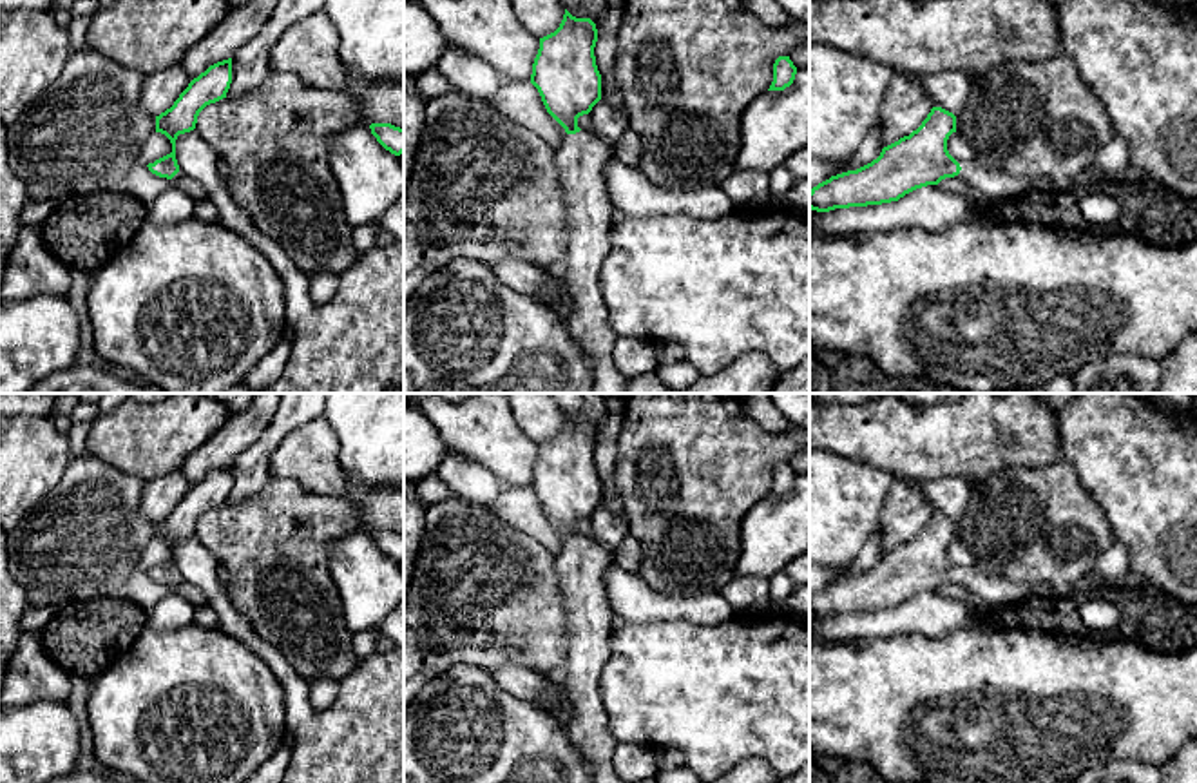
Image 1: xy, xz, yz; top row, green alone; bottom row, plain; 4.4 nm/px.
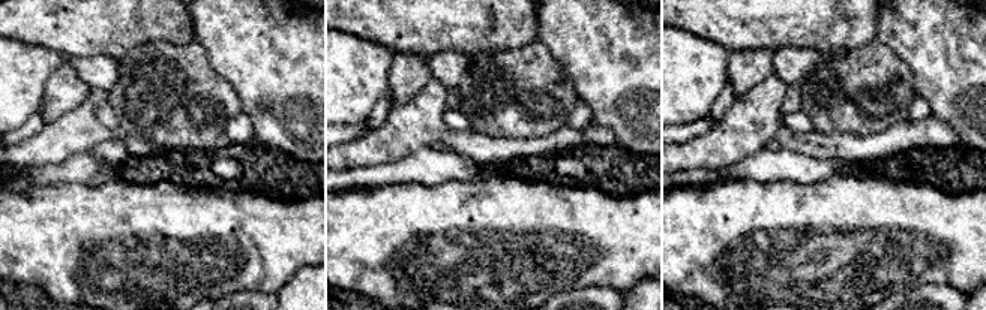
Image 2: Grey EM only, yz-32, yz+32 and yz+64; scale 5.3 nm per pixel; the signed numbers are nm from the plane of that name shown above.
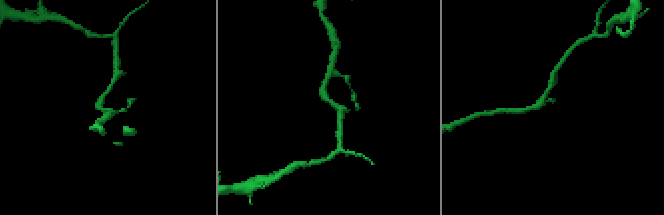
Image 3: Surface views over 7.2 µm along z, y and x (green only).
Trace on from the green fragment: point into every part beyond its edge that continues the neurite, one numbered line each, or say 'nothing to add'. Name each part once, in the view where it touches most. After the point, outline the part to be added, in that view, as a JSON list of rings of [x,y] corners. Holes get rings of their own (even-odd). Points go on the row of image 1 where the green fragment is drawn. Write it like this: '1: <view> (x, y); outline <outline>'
1: yz (987, 183); outline [[[958,161],[962,170],[956,178],[963,179],[980,199],[1010,199],[1027,196],[1032,190],[1097,187],[1112,179],[1097,163],[1090,165],[1076,181],[1036,179],[1012,176],[1000,169],[985,169],[980,161]]]

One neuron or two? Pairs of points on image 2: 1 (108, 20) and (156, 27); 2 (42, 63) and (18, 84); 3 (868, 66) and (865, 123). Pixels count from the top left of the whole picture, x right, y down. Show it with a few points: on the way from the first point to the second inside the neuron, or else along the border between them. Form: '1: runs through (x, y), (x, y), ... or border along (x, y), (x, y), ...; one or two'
1: runs through (120, 20), (144, 20); one
2: runs through (36, 66), (24, 78); one
3: runs through (868, 80), (865, 110); one

